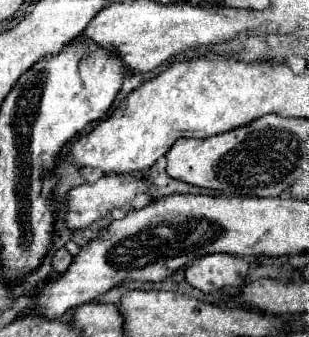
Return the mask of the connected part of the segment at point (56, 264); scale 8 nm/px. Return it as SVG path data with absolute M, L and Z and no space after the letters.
M66 247L58 249L56 255L54 255L54 259L52 259L54 271L56 271L56 273L64 273L64 269L68 269L70 263L72 263L72 255L68 253L68 249L66 249Z

